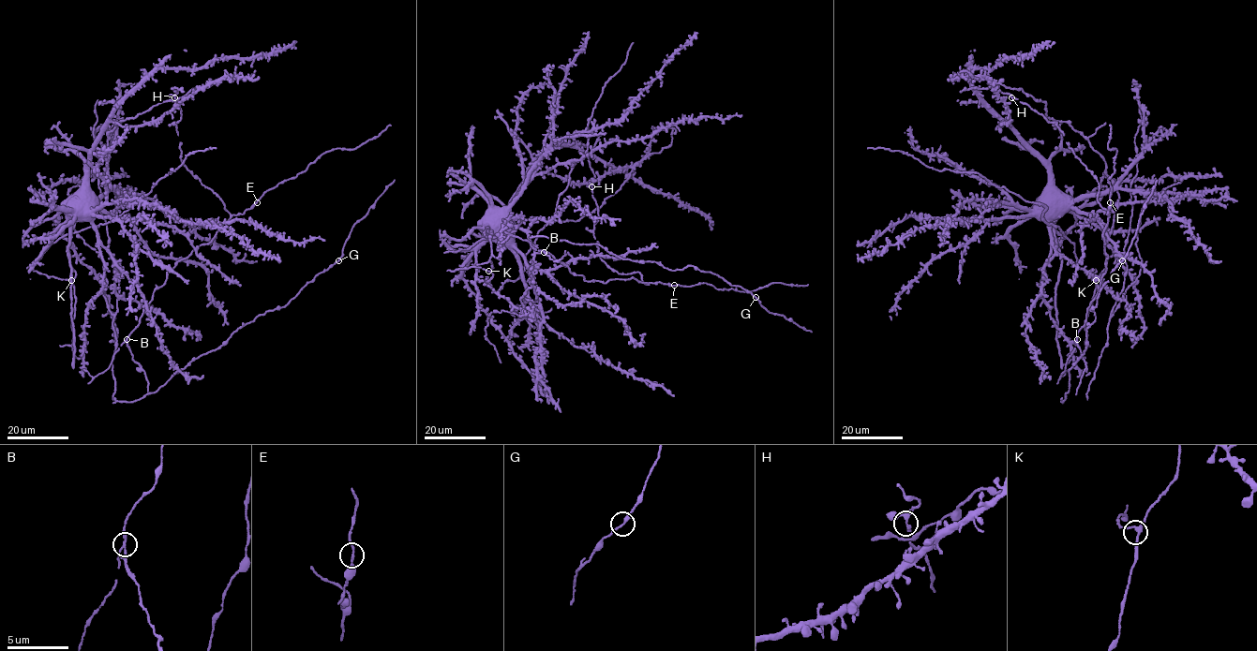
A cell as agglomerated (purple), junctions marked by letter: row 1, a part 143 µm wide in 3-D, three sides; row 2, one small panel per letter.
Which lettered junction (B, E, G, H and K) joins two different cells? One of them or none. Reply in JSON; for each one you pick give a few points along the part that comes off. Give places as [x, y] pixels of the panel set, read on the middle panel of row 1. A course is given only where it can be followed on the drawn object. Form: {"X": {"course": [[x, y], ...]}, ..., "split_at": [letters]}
{"B": {"course": [[544, 251], [559, 260], [565, 251]]}, "split_at": ["B"]}

